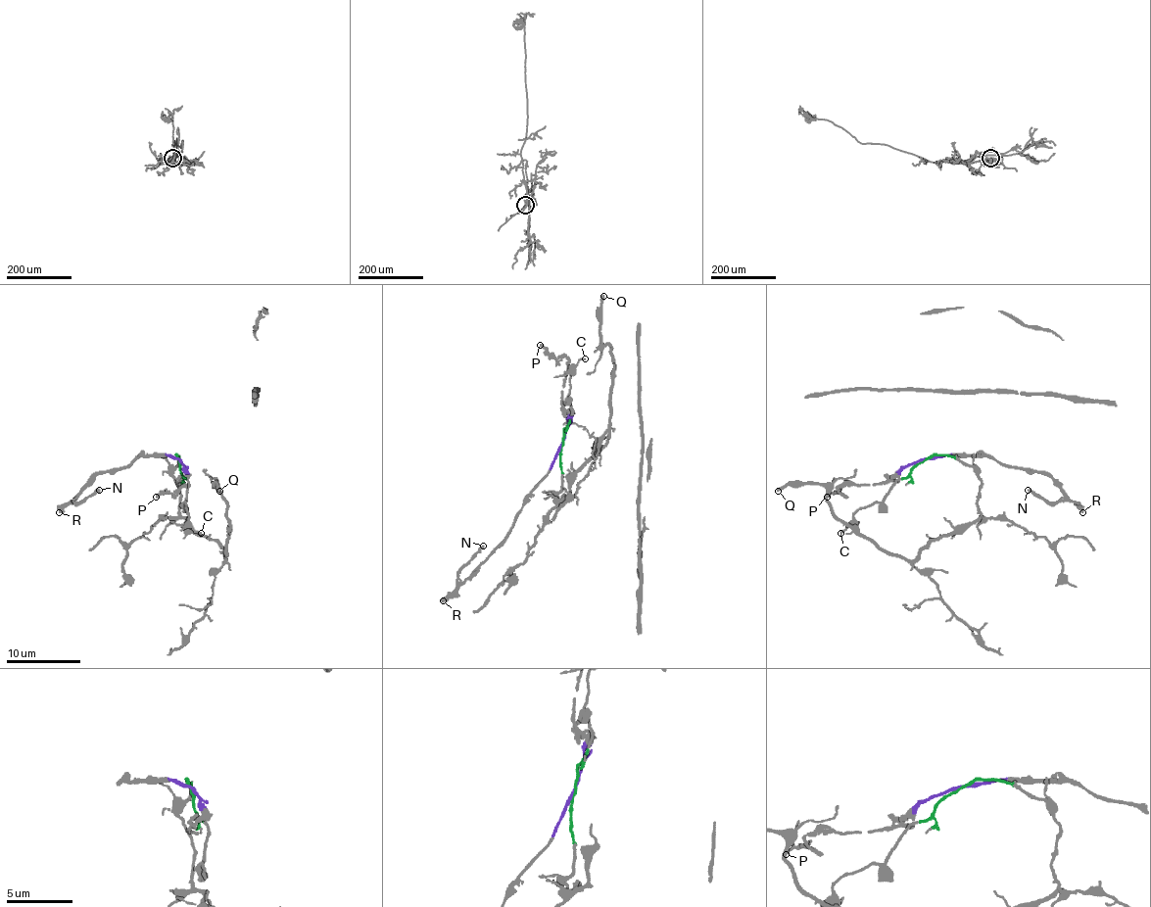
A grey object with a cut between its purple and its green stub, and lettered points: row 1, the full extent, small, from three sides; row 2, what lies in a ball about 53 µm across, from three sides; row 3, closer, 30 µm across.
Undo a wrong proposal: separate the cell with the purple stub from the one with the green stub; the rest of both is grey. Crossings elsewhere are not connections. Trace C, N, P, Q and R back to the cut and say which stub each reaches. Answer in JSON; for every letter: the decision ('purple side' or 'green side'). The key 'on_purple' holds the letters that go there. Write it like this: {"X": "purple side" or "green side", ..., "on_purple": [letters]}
{"C": "green side", "N": "purple side", "P": "purple side", "Q": "green side", "R": "purple side", "on_purple": ["N", "P", "R"]}

